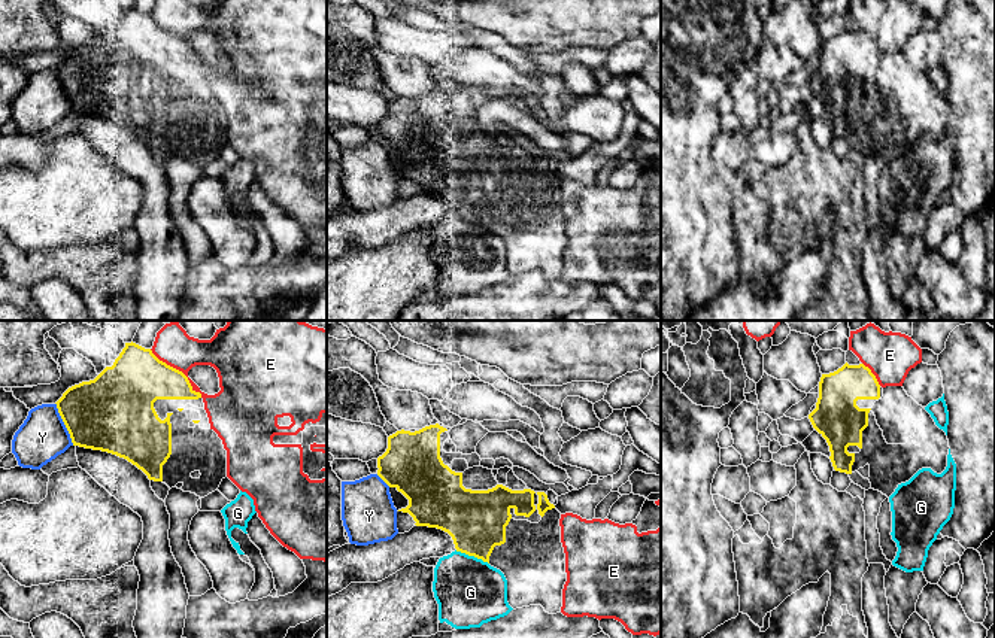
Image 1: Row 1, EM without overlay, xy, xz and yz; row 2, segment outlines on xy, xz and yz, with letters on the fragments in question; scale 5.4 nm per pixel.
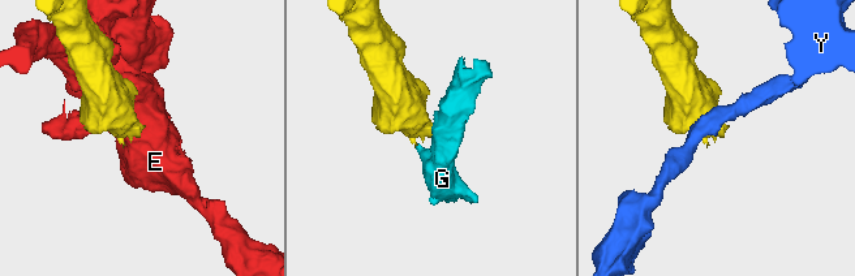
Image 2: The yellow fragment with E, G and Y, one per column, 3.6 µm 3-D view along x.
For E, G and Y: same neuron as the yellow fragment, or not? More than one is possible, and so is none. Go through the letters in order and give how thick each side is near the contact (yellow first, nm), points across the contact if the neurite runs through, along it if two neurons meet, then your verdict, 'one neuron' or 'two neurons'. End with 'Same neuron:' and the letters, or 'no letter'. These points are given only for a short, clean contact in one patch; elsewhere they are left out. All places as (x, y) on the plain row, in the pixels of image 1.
E: 300 nm thick on the yellow side, 190 nm on the other; two neurons
G: 320 nm thick on the yellow side, 360 nm on the other; two neurons
Y: 400 nm thick on the yellow side, 260 nm on the other; border along xy (55, 69), (73, 111); two neurons
Same neuron: no letter

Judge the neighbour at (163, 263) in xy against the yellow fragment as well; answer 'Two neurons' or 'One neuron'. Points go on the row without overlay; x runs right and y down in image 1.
Two neurons

